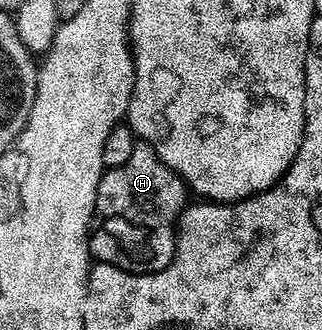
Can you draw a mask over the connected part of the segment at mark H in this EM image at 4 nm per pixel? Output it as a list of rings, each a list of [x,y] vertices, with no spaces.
[[[142,141],[136,142],[132,155],[129,156],[129,161],[125,161],[125,165],[117,165],[104,170],[103,175],[99,178],[97,185],[97,197],[95,198],[95,214],[91,217],[91,230],[87,241],[87,248],[91,250],[92,260],[100,263],[108,263],[114,267],[120,267],[132,273],[142,273],[145,271],[163,271],[171,263],[171,259],[175,256],[175,233],[177,230],[177,220],[182,213],[184,207],[188,206],[189,188],[170,167],[166,167],[157,157],[155,150],[148,143]]]

